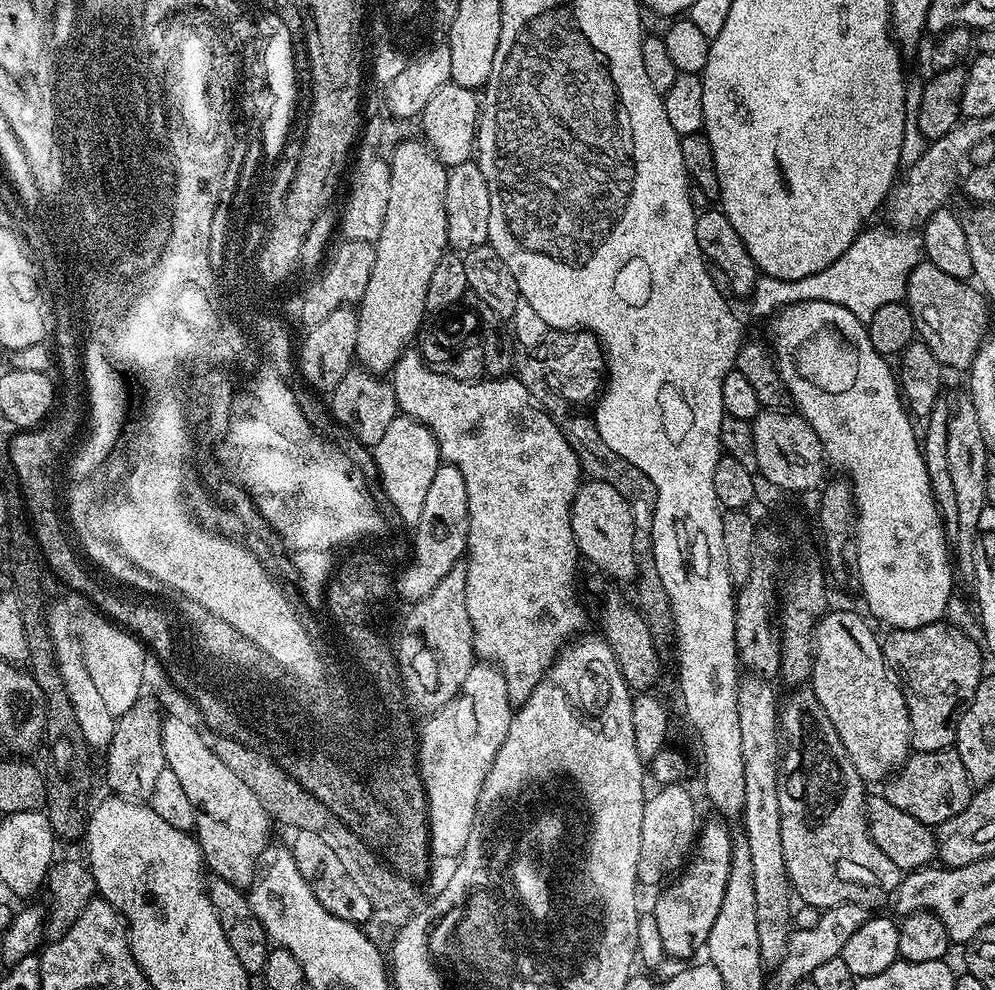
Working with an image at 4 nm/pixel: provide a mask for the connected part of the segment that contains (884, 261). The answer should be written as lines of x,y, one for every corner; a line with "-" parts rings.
892,226
872,227
865,227
850,246
850,250
846,250
842,258
830,262
826,270
818,270
818,274
810,274
797,280
757,275
756,285
750,297
753,314
771,318
781,308
788,308
791,304
817,300
846,306
850,314
866,322
874,314
874,310
879,310
881,306
903,301
908,276
922,263
921,237

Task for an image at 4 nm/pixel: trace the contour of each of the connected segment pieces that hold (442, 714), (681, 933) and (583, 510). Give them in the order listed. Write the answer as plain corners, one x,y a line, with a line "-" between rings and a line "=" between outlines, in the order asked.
476,662
456,697
435,712
437,718
420,735
418,767
428,795
428,842
433,857
456,858
463,853
475,824
482,782
506,738
513,711
500,669
495,664
=
716,820
699,829
686,867
663,889
665,892
654,905
658,935
669,957
688,960
696,948
696,940
707,941
710,926
714,926
714,918
718,918
718,906
722,906
722,894
730,872
733,833
728,832
726,825
719,824
724,822
=
589,479
581,483
576,497
572,499
570,526
576,539
576,551
593,564
597,573
613,581
635,581
636,555
634,554
634,528
638,525
634,509
619,490
604,481

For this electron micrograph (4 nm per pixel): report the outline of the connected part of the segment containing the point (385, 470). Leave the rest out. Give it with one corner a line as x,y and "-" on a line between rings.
397,414
386,429
386,434
374,445
374,460
380,471
380,484
392,488
392,504
400,515
400,520
408,526
414,526
422,518
422,505
426,502
426,493
434,474
441,466
440,447
432,431
422,422
403,414

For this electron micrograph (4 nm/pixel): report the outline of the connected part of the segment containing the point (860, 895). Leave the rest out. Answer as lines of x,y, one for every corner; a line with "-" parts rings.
800,686
789,692
792,693
785,700
783,697
778,704
779,780
777,782
777,794
780,834
782,836
782,858
784,859
784,869
788,875
791,891
794,893
795,899
796,896
800,899
799,903
801,905
809,904
821,910
833,908
834,906
842,906
843,904
863,904
865,906
880,904
887,896
889,899
895,893
896,887
900,885
902,879
902,869
894,866
894,862
890,862
890,858
886,858
886,854
882,854
882,850
878,850
878,846
874,842
872,830
866,815
866,795
864,796
866,781
858,774
854,762
850,762
850,758
846,754
846,750
842,746
838,734
830,722
830,718
826,718
826,710
822,710
822,706
818,702
816,695
812,692
811,687

